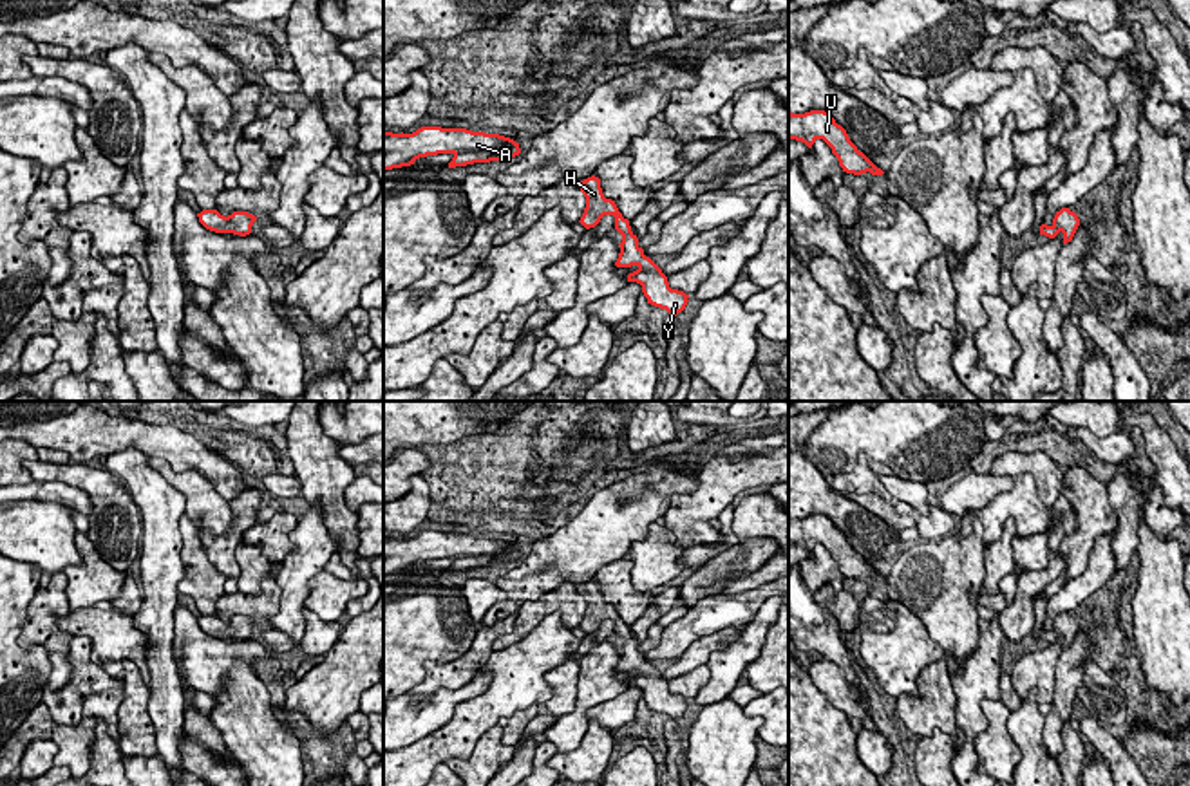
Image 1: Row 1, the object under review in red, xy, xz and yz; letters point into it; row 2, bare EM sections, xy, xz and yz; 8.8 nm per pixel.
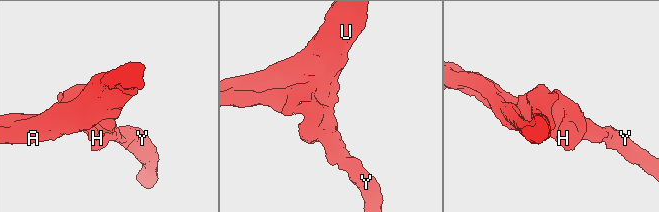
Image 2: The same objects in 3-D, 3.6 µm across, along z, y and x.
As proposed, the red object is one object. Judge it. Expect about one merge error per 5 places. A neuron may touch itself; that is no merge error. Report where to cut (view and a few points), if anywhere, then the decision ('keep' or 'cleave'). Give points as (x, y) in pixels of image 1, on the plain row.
no cut | keep

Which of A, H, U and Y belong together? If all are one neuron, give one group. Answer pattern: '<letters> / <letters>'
A H U Y

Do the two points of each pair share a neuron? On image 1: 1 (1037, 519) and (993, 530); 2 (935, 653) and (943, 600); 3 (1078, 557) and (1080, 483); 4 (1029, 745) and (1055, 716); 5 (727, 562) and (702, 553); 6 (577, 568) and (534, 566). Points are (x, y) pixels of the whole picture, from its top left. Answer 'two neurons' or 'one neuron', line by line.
1: one neuron
2: two neurons
3: one neuron
4: two neurons
5: two neurons
6: one neuron

